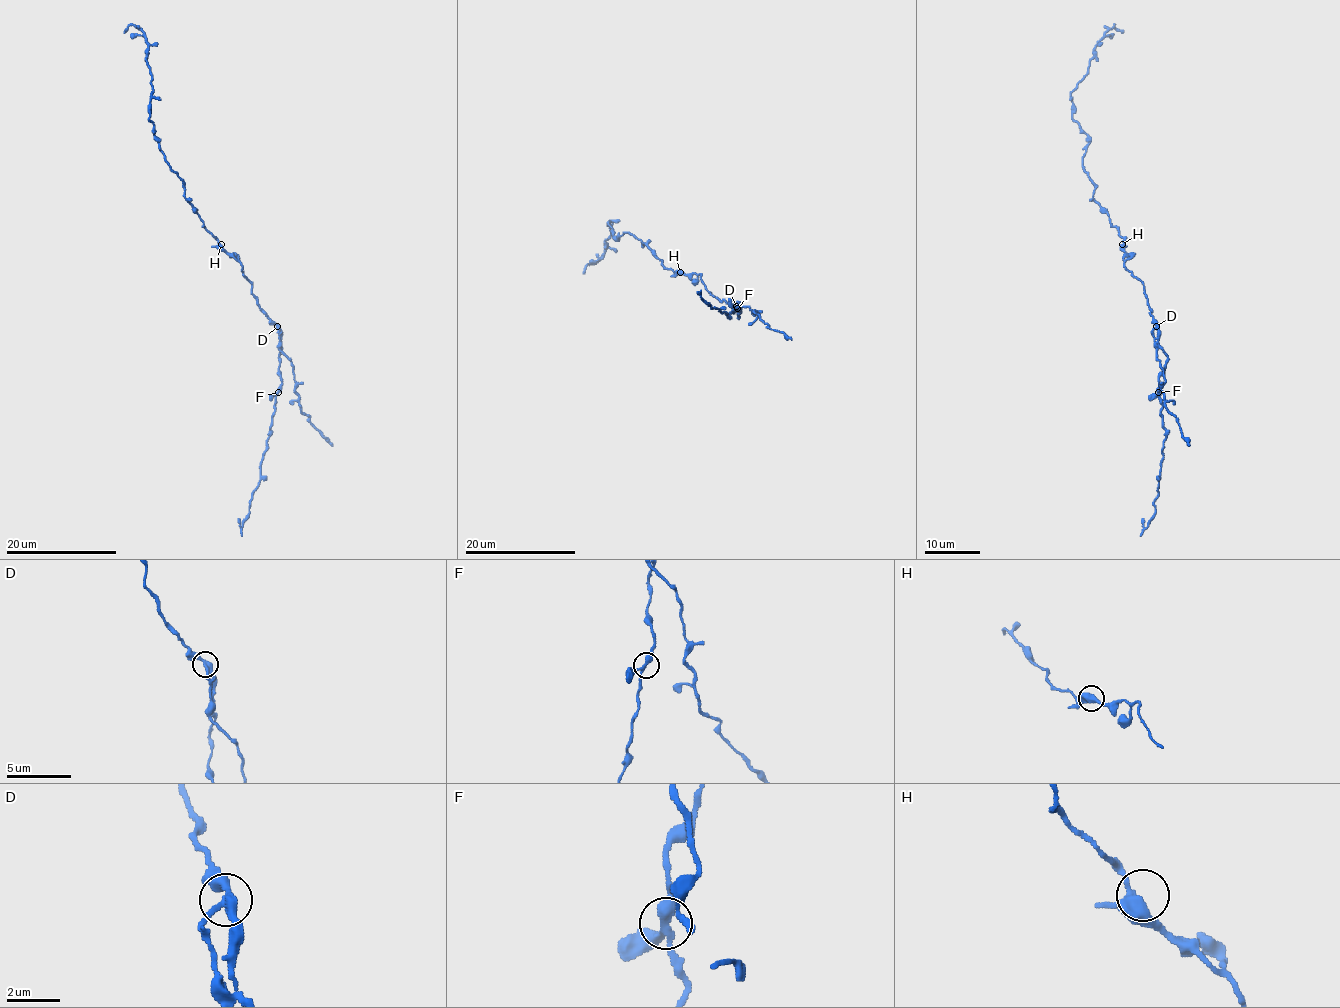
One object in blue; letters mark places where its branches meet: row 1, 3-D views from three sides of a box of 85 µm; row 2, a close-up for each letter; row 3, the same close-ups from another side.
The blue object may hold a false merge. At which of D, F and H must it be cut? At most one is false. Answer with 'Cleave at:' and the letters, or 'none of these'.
Cleave at: D

